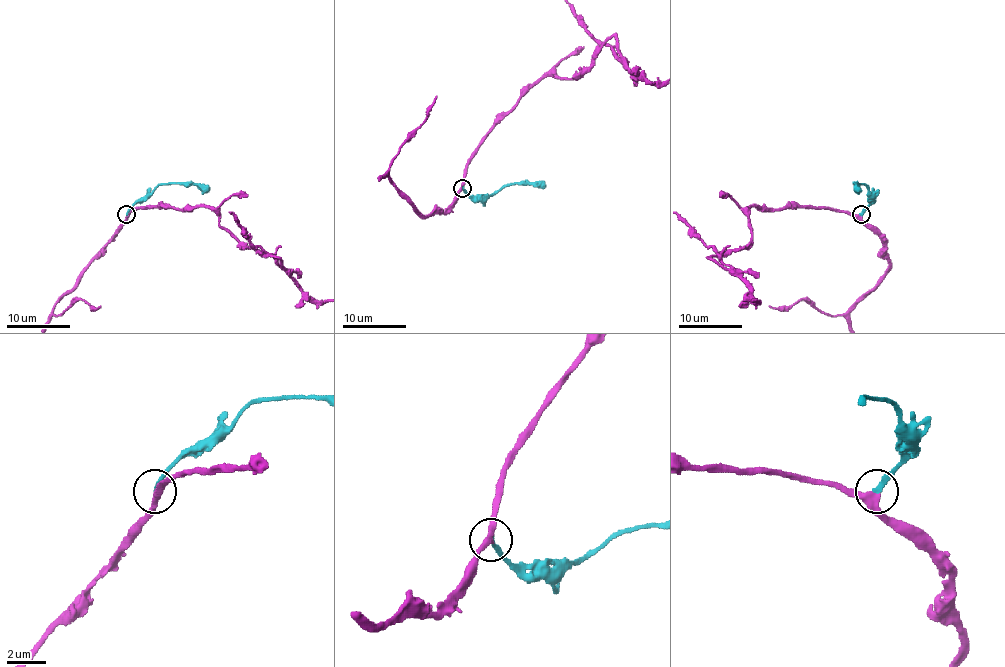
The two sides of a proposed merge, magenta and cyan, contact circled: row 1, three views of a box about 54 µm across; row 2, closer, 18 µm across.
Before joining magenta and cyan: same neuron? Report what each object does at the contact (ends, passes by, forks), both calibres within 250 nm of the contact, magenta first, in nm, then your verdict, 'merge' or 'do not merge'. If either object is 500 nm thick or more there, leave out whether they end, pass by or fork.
magenta passes by | cyan ends | 300/200 nm | merge

